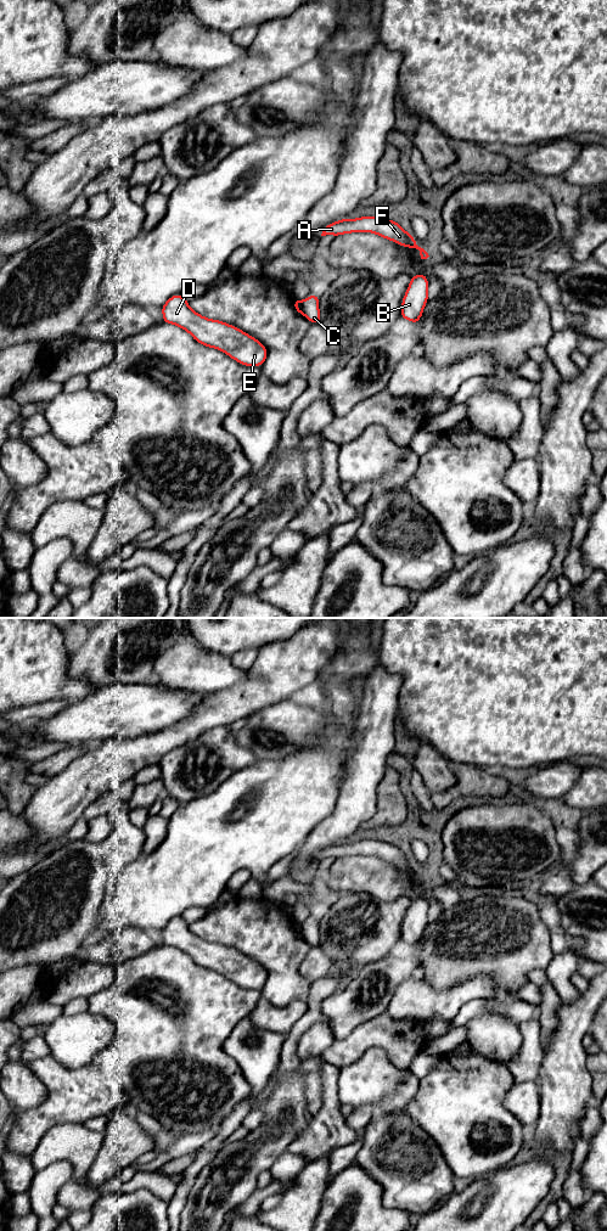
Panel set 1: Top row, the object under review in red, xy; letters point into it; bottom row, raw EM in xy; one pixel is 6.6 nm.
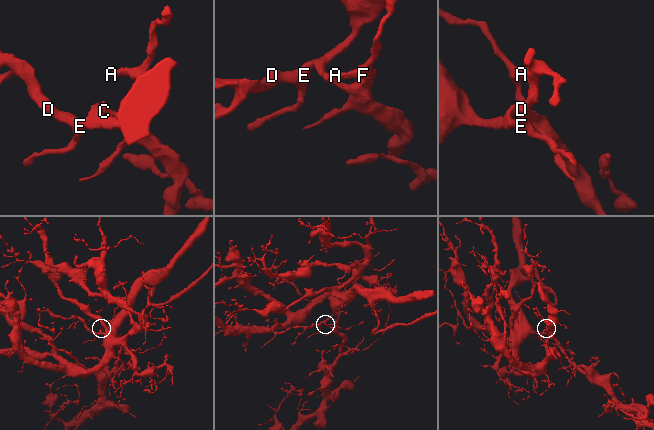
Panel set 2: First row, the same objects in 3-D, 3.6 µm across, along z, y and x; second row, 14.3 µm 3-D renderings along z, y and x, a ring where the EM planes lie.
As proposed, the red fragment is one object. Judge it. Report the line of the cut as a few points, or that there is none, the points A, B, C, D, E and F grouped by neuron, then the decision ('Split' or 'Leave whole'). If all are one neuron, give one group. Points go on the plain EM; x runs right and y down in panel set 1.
Split along xy (299, 925), (303, 936). Groups: A B C F / D E. Split

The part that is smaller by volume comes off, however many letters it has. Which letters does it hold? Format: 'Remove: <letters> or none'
Remove: A, B, C, F

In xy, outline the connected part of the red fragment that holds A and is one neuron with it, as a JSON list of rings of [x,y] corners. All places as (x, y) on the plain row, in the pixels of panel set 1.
[[[380,839],[341,842],[325,849],[321,859],[339,859],[350,855],[373,855],[383,861],[392,862],[400,869],[418,872],[421,882],[427,882],[429,879],[423,871],[417,869],[412,858],[408,856],[398,845]]]

